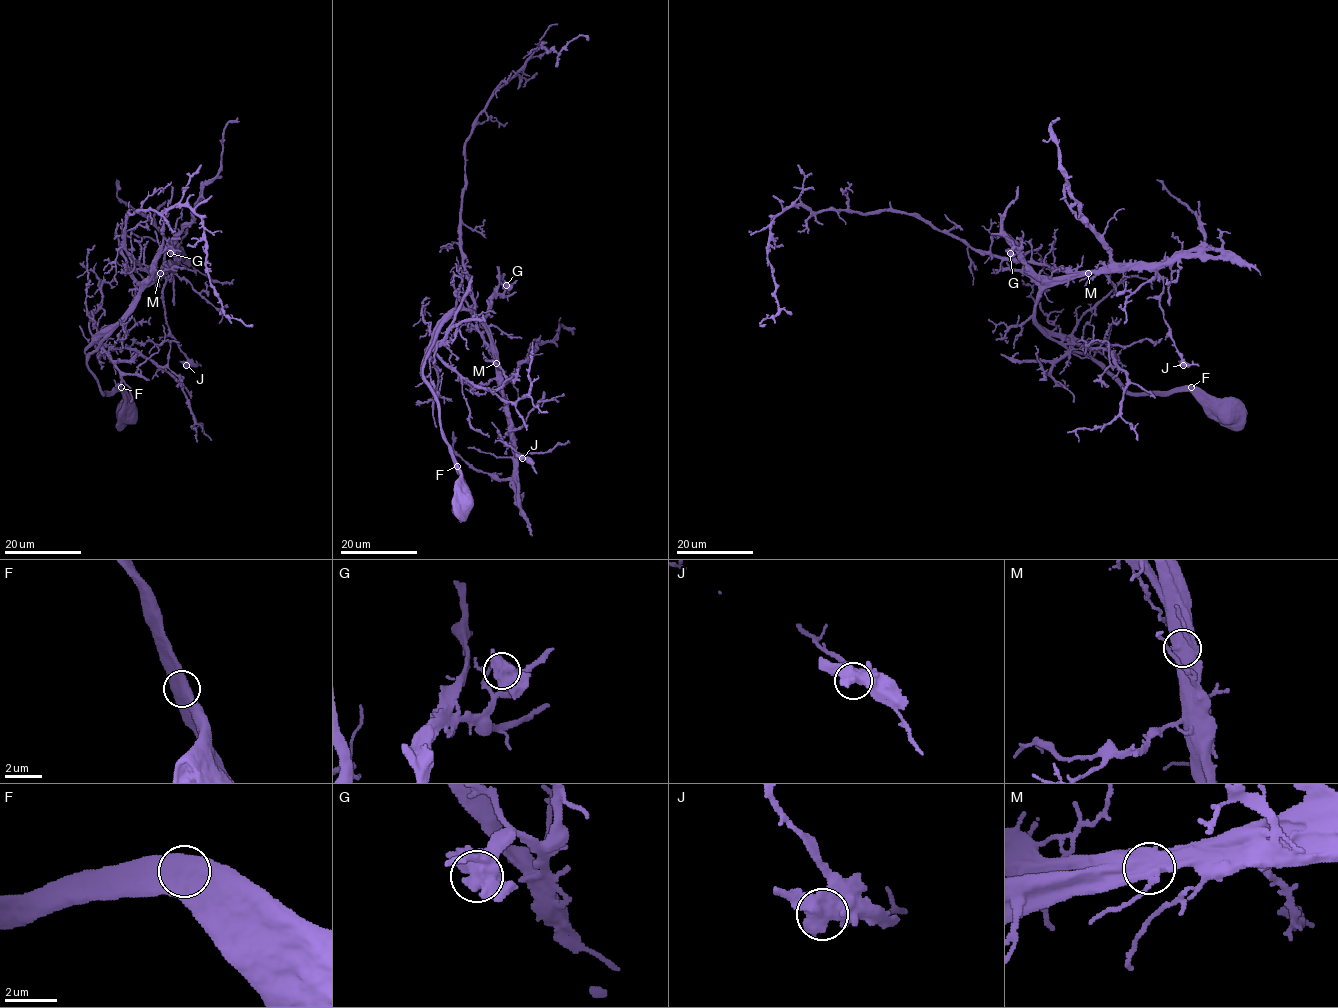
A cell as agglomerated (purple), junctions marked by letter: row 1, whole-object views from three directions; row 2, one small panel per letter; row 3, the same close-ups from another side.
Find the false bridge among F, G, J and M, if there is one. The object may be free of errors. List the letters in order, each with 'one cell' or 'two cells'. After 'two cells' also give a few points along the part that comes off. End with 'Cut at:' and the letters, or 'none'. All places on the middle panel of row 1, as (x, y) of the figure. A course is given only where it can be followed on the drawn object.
F: one cell
G: one cell
J: one cell
M: two cells; foreign part runs (496, 363), (486, 328), (467, 309), (455, 309), (437, 329), (436, 353), (504, 400), (528, 392), (533, 353)
Cut at: M

